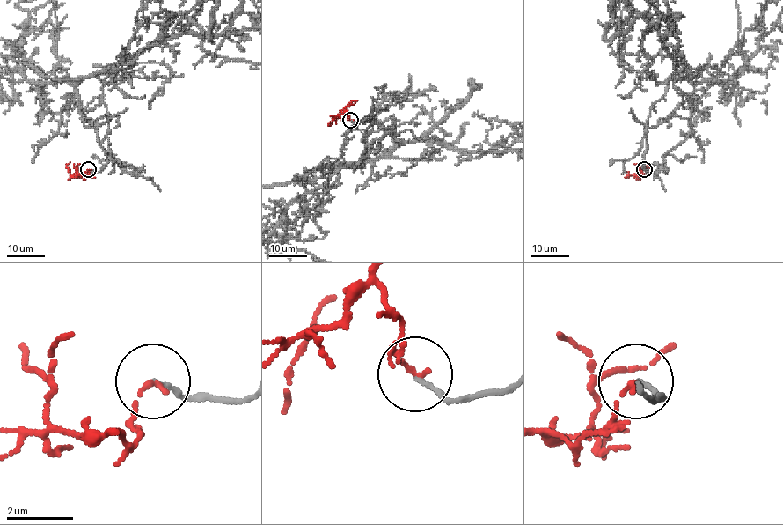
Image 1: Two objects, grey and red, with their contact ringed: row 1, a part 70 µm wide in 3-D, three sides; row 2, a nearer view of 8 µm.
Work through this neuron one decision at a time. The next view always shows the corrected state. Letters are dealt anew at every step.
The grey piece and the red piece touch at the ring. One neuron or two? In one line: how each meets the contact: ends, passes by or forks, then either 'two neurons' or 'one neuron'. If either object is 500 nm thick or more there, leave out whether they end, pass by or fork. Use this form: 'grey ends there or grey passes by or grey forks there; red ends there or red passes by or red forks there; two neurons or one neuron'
grey ends there; red ends there; two neurons

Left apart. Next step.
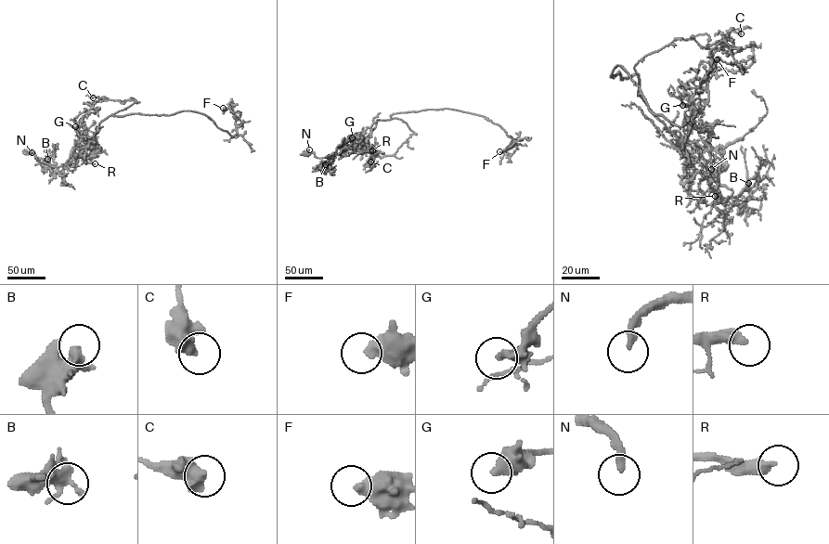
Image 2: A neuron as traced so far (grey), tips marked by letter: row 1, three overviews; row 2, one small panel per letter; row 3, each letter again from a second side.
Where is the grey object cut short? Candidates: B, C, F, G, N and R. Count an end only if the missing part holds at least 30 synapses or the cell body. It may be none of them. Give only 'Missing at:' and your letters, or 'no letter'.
Missing at: B, R

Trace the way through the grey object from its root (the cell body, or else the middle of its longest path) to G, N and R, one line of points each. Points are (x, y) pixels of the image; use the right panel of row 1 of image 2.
G: (722, 165), (718, 180), (732, 194), (721, 203), (692, 126), (706, 82), (689, 80), (682, 105)
N: (722, 165), (720, 162), (711, 169)
R: (722, 165), (718, 180), (732, 194), (721, 203), (711, 188), (713, 180), (718, 190), (715, 196)

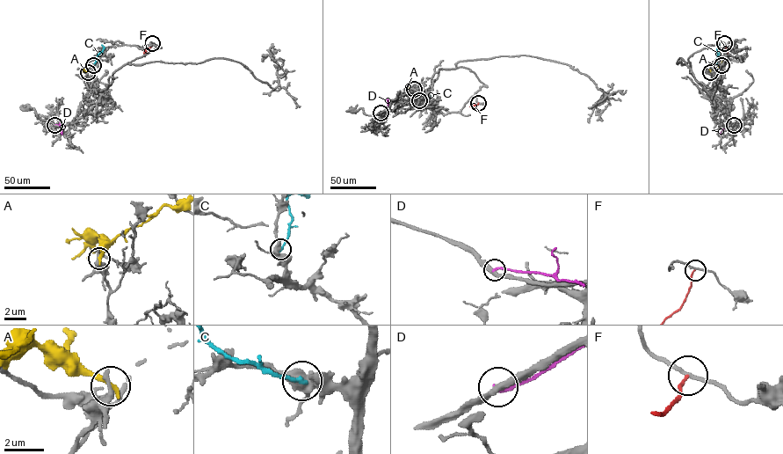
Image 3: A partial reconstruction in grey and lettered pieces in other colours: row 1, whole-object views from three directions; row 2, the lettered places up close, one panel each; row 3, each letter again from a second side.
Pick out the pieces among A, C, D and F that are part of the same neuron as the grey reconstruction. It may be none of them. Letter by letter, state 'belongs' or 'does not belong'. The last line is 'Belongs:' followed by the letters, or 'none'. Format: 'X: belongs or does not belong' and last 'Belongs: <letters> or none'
A: does not belong
C: does not belong
D: does not belong
F: does not belong
Belongs: none

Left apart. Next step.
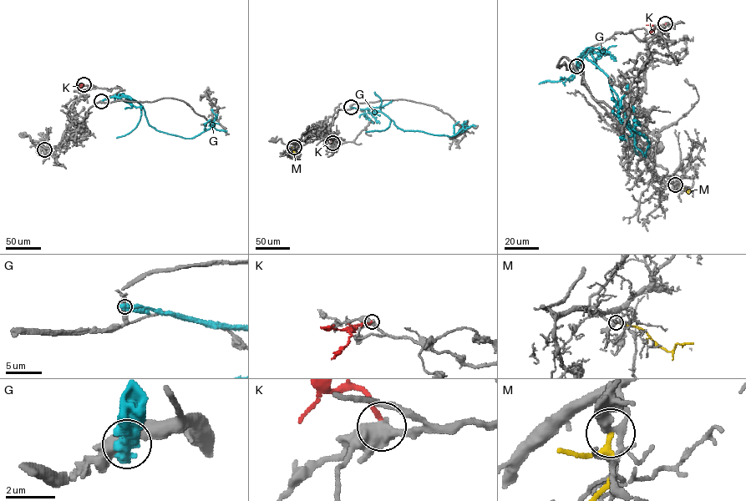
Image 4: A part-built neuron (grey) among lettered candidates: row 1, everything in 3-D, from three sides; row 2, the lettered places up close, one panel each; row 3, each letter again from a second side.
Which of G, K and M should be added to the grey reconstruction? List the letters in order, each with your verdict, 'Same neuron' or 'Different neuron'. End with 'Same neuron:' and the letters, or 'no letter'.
G: Different neuron
K: Different neuron
M: Different neuron
Same neuron: no letter

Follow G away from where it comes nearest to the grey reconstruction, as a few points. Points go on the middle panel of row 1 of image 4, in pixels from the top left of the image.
G: (351, 107), (381, 112), (403, 130), (451, 136), (463, 128), (462, 124), (465, 124), (460, 128)

